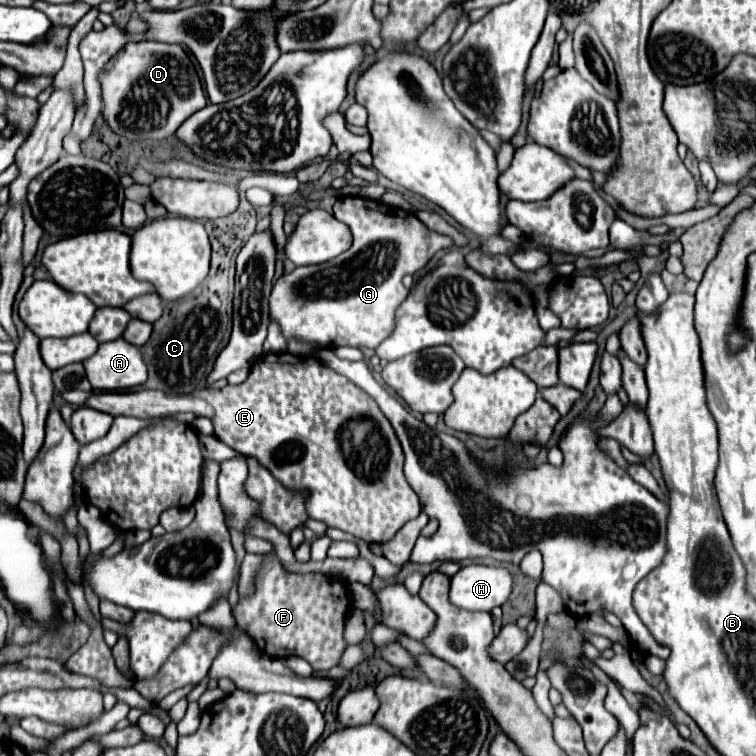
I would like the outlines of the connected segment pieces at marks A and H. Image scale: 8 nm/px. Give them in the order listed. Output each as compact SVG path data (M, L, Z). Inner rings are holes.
M122 337L100 343L100 351L84 361L84 369L94 391L130 389L148 379L142 353Z
M468 565L450 579L450 603L468 611L500 607L512 589L512 575L504 567Z

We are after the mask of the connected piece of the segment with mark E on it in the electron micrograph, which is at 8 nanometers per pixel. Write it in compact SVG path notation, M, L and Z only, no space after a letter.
M288 351L266 353L254 363L250 377L240 385L226 385L222 389L196 389L192 393L164 393L152 389L94 393L86 405L112 417L126 415L136 419L150 419L176 413L194 413L208 417L218 439L224 441L228 447L246 457L260 459L260 463L268 467L272 475L276 475L276 479L284 483L284 487L294 491L310 491L310 497L306 501L308 517L324 521L328 527L352 533L366 543L390 541L404 523L420 515L418 495L408 485L402 473L404 453L390 421L384 417L376 401L366 391L356 387L350 379L344 379L344 375L332 371L330 367L324 367L324 363L320 363L316 357L298 357Z

